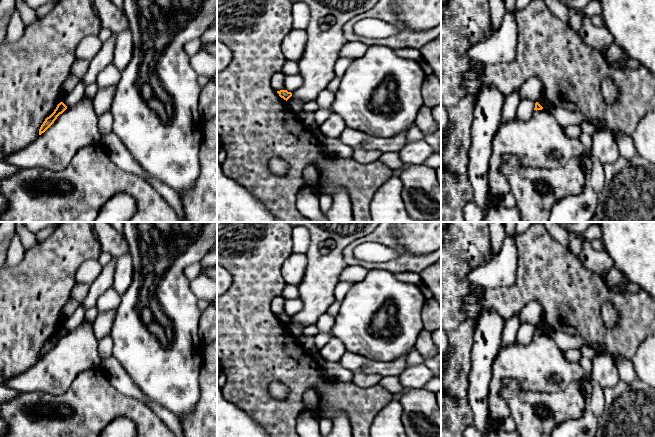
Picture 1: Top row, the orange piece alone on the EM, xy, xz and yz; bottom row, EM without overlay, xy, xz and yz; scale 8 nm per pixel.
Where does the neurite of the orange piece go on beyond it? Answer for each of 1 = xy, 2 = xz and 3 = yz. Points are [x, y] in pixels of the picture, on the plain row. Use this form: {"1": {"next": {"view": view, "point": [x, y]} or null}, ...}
{"1": {"next": null}, "2": {"next": null}, "3": {"next": null}}

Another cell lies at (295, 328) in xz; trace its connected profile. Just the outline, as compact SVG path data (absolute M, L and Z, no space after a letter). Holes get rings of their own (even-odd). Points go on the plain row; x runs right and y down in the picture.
M293 319L287 324L287 328L291 332L291 334L294 335L295 337L299 336L304 330L304 328Z

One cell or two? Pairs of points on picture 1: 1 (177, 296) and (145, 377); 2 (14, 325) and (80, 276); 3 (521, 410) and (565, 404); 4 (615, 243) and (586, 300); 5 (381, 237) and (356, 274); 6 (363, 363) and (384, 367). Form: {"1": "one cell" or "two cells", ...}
{"1": "one cell", "2": "two cells", "3": "one cell", "4": "two cells", "5": "two cells", "6": "one cell"}

